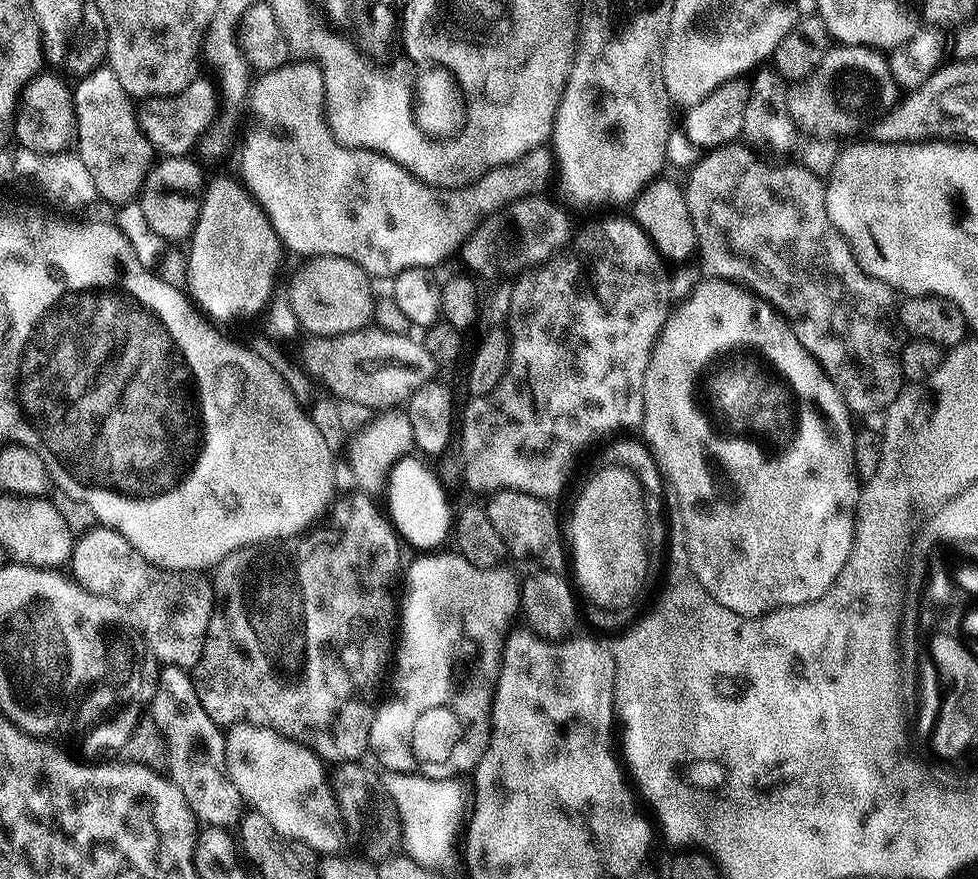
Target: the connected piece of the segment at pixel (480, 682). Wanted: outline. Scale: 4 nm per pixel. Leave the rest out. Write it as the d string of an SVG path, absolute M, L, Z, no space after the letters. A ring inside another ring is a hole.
M444 550L417 555L420 557L409 568L407 565L408 593L405 594L404 600L402 596L402 607L398 612L398 643L394 648L394 671L391 673L392 697L388 701L385 699L376 709L376 721L370 726L368 747L371 755L376 755L380 759L381 766L388 772L411 772L417 776L450 780L463 777L463 772L471 773L488 745L488 734L492 731L492 696L496 692L496 680L500 676L505 639L513 627L512 619L518 616L522 608L520 602L522 584L519 579L516 581L515 574L510 569L504 568L505 566L479 568L466 562L466 558L455 551L442 551Z

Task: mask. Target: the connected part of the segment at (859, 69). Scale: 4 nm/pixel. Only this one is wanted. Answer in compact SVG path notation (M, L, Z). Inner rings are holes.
M840 44L829 47L828 53L818 62L807 80L801 80L788 93L788 109L797 129L812 138L856 138L860 131L867 129L881 114L898 103L898 85L892 76L892 65L883 51L863 48L861 44Z

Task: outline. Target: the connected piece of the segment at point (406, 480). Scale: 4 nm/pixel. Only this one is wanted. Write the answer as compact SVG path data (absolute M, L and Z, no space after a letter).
M409 454L400 459L388 475L386 512L397 535L410 542L416 550L429 551L439 547L452 530L452 513L446 498L447 491L437 473L426 468L415 455Z

